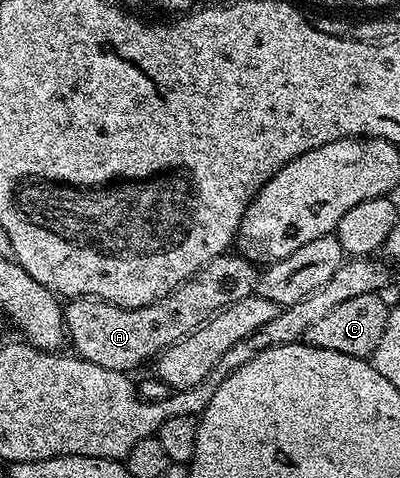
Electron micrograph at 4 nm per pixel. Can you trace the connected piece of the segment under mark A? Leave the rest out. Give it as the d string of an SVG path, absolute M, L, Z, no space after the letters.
M224 254L213 258L213 262L209 262L201 270L197 270L197 274L193 274L186 280L184 284L179 284L167 296L162 296L157 302L153 302L149 306L141 306L140 308L122 308L116 304L109 303L108 300L101 300L98 298L75 298L66 305L63 313L63 323L65 325L66 335L69 337L69 344L72 344L74 351L77 353L80 360L88 360L97 366L105 366L105 370L117 370L118 372L126 372L128 374L134 373L134 368L139 368L143 363L154 361L159 355L169 346L173 346L177 342L181 342L189 334L193 334L205 322L209 322L221 310L225 310L229 306L233 306L233 302L241 302L241 298L249 298L255 291L255 283L259 280L259 272L256 265L252 264L250 260L244 259L238 254Z

